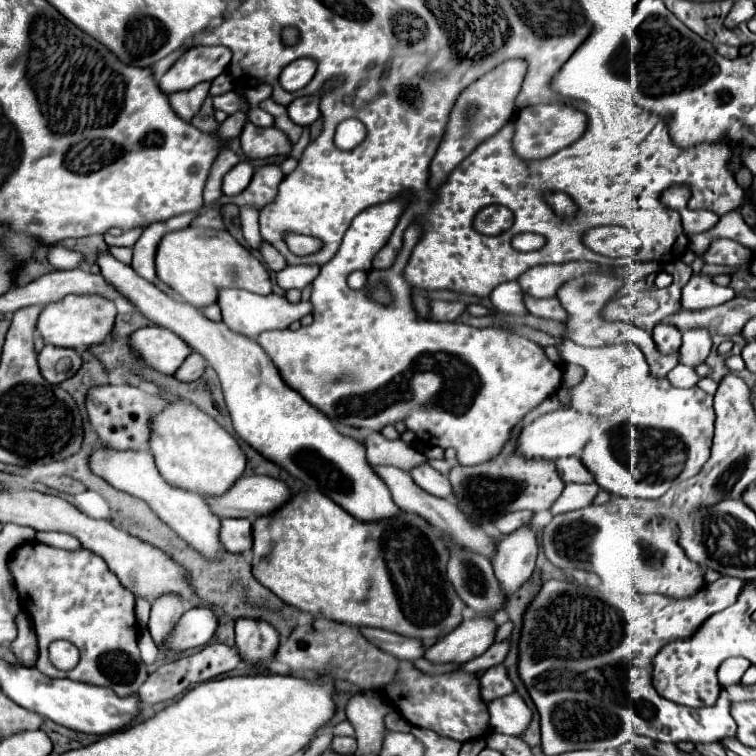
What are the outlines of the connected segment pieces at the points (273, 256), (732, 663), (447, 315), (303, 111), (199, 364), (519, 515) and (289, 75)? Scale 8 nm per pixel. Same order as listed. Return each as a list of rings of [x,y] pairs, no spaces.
[[[263,243],[261,255],[263,255],[265,263],[267,263],[271,269],[275,269],[275,271],[285,269],[285,257],[283,257],[279,251],[275,251],[275,247],[271,247],[269,243]]]
[[[729,657],[729,659],[725,659],[721,663],[721,667],[719,667],[719,683],[723,687],[727,687],[731,683],[739,683],[749,665],[751,663],[747,659],[743,659],[743,657]]]
[[[431,301],[431,315],[435,321],[455,321],[467,309],[461,301]]]
[[[301,97],[295,99],[289,107],[287,107],[289,119],[301,127],[309,127],[311,123],[315,123],[319,119],[319,105],[317,105],[317,97]]]
[[[193,351],[183,361],[179,371],[175,373],[175,379],[179,379],[179,381],[195,381],[195,379],[199,379],[203,375],[203,371],[205,371],[205,359],[199,353]]]
[[[515,511],[515,513],[503,515],[501,519],[497,519],[497,521],[495,521],[495,527],[497,527],[497,531],[499,531],[499,533],[509,535],[509,533],[517,531],[519,527],[527,525],[527,523],[531,521],[531,517],[533,517],[533,513],[531,513],[531,511]]]
[[[295,59],[283,69],[281,87],[291,93],[297,89],[303,89],[313,79],[315,69],[317,69],[317,63],[313,59]]]

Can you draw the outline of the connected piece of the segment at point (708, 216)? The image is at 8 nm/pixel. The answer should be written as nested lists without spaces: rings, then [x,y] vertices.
[[[685,207],[679,213],[683,217],[683,229],[685,229],[687,237],[709,231],[719,221],[719,217],[715,213],[711,213],[711,211],[691,211],[691,209]]]

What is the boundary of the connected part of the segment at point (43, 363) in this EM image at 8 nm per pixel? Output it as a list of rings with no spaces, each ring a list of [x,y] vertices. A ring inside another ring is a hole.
[[[45,345],[37,359],[41,375],[53,385],[73,377],[81,367],[81,357],[75,349],[61,349],[53,345]]]

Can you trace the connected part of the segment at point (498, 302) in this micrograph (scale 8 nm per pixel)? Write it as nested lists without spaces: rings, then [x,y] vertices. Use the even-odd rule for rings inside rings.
[[[517,281],[497,285],[491,293],[491,299],[493,299],[493,305],[501,313],[511,313],[511,315],[525,315],[527,313],[525,305],[523,305],[523,291]]]

